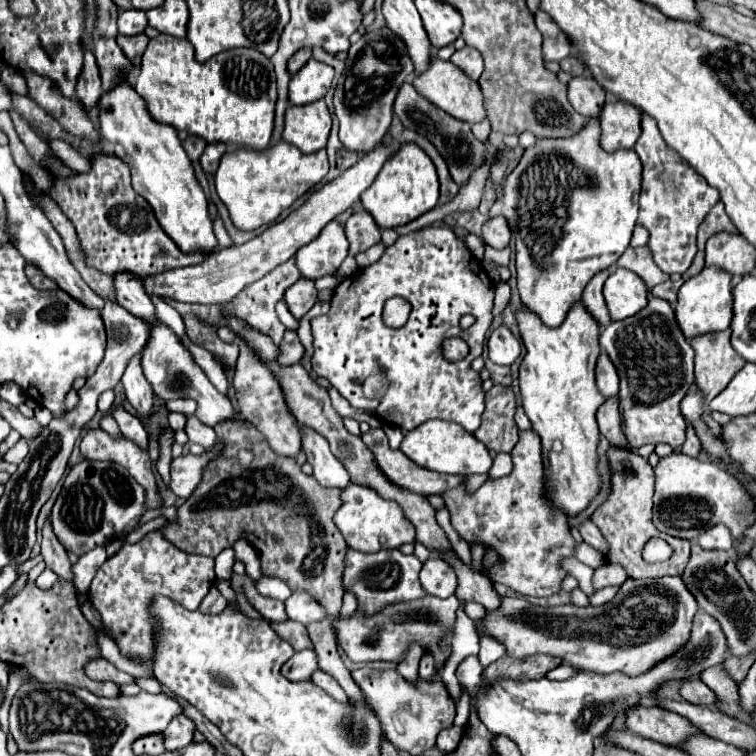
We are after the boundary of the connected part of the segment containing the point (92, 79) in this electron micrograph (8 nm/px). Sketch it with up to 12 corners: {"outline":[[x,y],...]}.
{"outline":[[85,46],[75,96],[85,110],[97,108],[101,98],[99,68],[93,50]]}

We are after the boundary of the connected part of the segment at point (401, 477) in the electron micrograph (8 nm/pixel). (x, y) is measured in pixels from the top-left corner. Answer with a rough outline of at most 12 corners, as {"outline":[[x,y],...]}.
{"outline":[[383,428],[361,438],[377,468],[395,486],[415,494],[443,494],[463,482],[425,470],[391,450]]}

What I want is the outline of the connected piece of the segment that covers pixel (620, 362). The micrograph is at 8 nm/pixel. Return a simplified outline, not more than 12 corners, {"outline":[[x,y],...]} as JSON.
{"outline":[[669,302],[599,338],[621,378],[623,430],[685,442],[693,348]]}

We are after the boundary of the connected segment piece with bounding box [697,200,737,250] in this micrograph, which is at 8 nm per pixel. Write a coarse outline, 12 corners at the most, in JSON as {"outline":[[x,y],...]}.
{"outline":[[723,202],[713,206],[699,226],[697,246],[721,230],[737,232]]}

